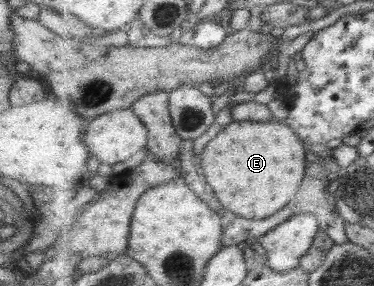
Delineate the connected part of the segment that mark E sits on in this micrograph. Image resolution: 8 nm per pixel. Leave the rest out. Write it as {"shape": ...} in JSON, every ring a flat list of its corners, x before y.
{"shape":[[272,119,270,122,233,121,207,143,199,158,207,184,214,188,214,194,228,210,238,214,237,217,264,220,292,204,307,174,310,154,291,126]]}

